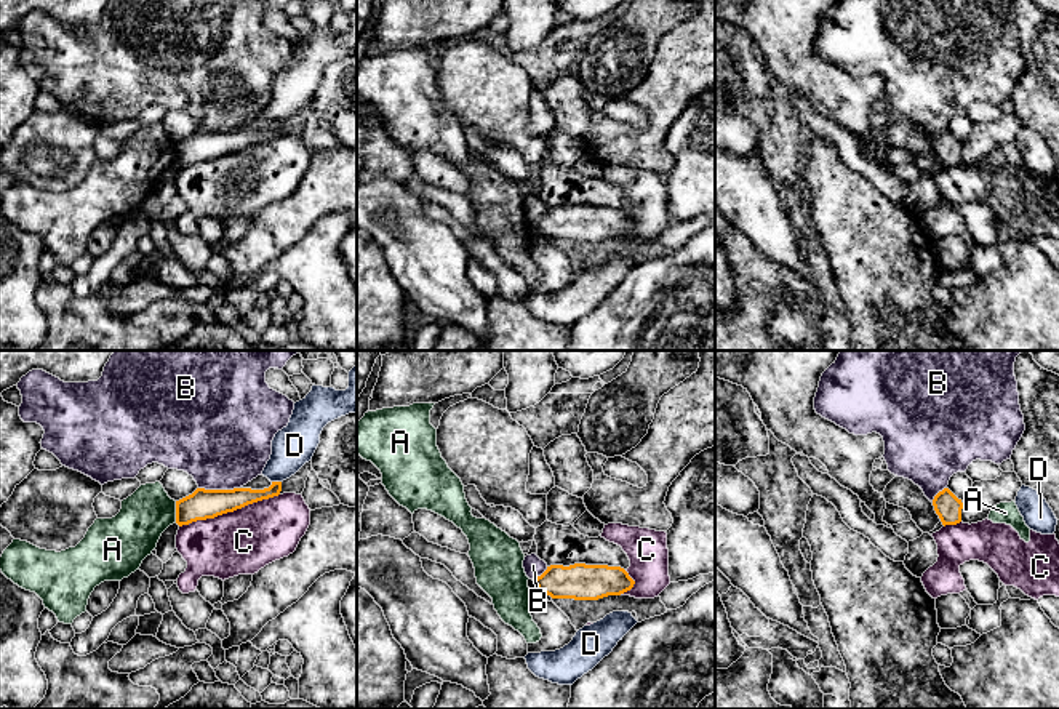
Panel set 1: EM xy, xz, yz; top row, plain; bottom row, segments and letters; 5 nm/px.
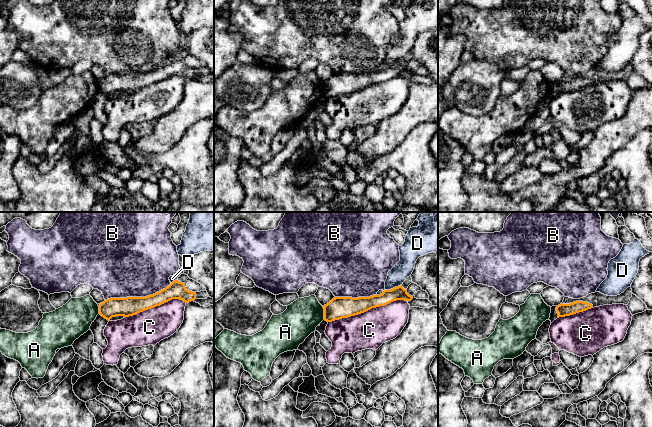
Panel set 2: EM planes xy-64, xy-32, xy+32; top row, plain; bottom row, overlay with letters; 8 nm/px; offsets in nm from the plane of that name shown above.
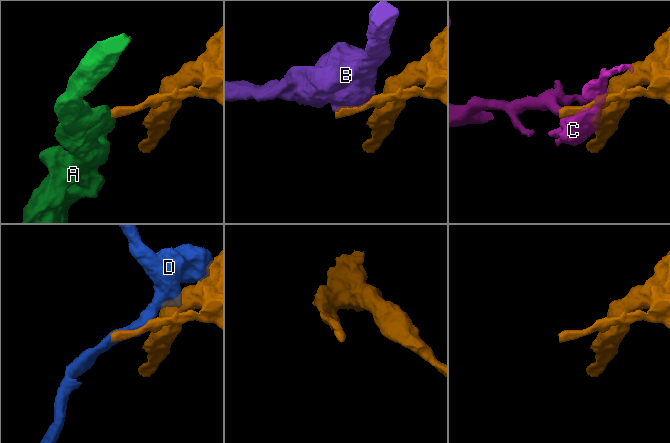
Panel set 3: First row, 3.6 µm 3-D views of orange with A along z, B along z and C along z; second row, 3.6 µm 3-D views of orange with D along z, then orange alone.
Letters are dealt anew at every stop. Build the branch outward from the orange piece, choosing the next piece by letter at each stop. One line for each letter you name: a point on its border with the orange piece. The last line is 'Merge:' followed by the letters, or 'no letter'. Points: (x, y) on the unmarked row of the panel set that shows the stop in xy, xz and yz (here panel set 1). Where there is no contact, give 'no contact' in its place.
Merge: no letter

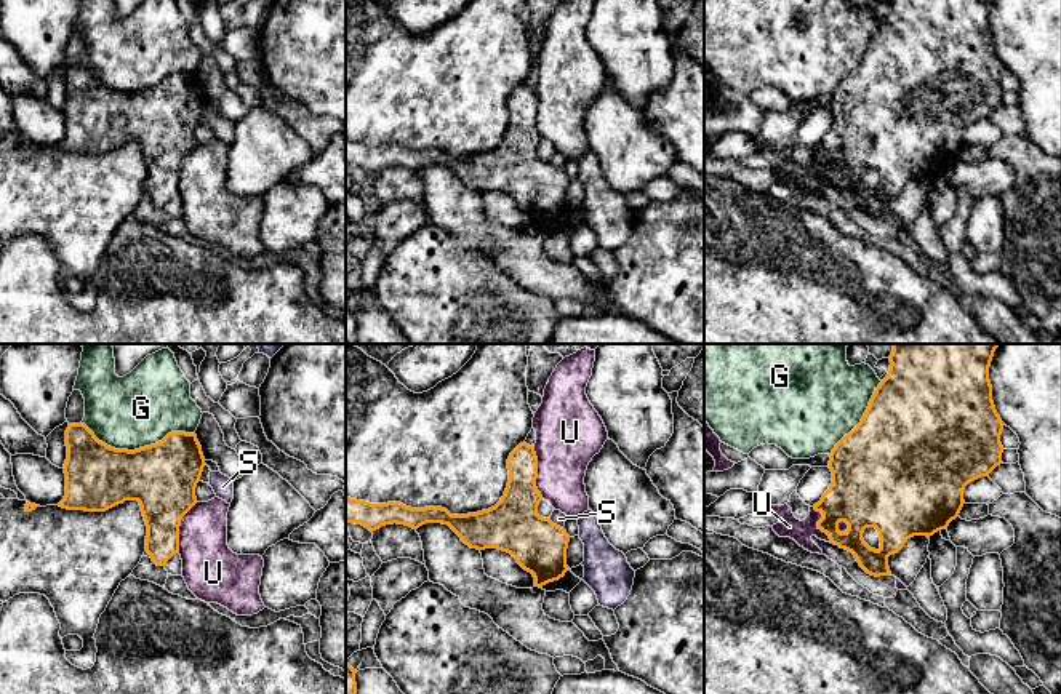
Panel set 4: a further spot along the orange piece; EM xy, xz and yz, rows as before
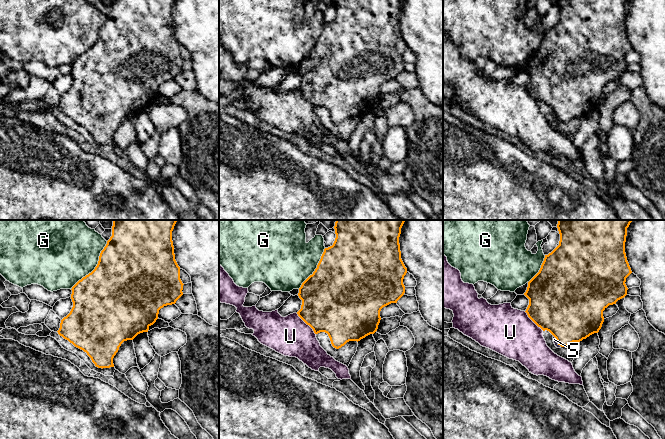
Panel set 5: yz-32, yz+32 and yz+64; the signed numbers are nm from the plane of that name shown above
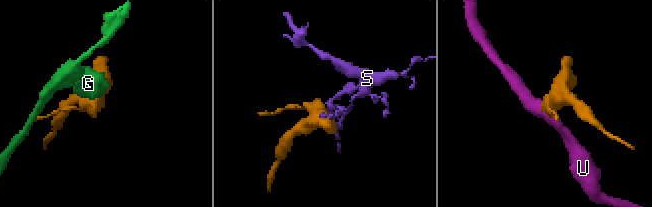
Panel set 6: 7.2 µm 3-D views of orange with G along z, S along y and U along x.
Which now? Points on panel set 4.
Merge: no letter

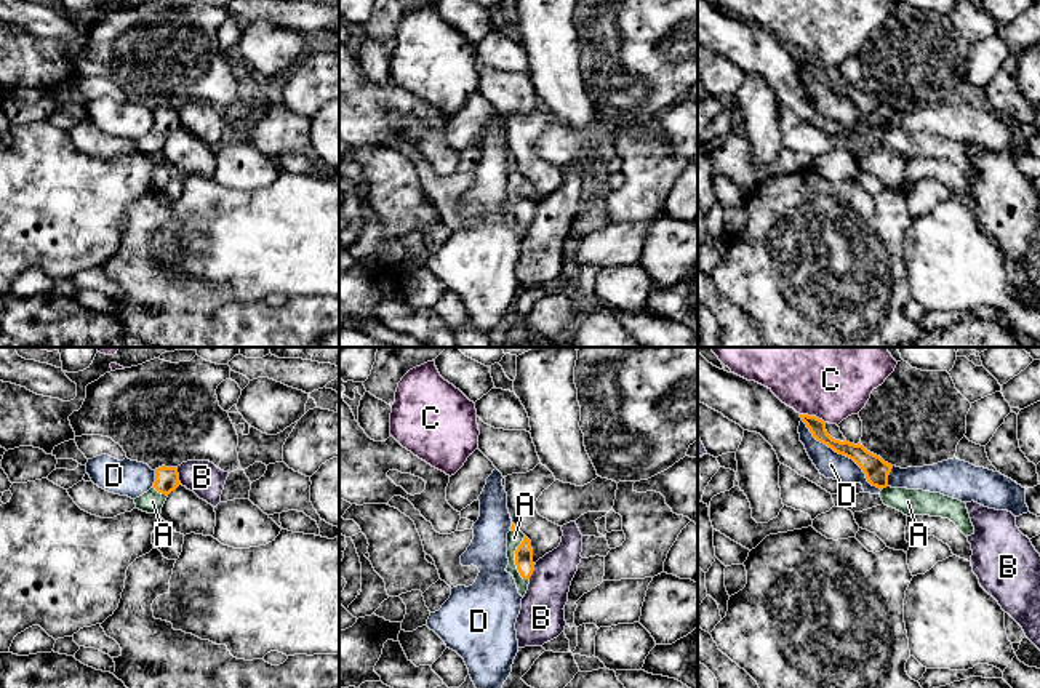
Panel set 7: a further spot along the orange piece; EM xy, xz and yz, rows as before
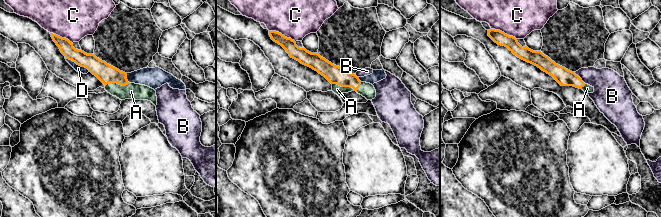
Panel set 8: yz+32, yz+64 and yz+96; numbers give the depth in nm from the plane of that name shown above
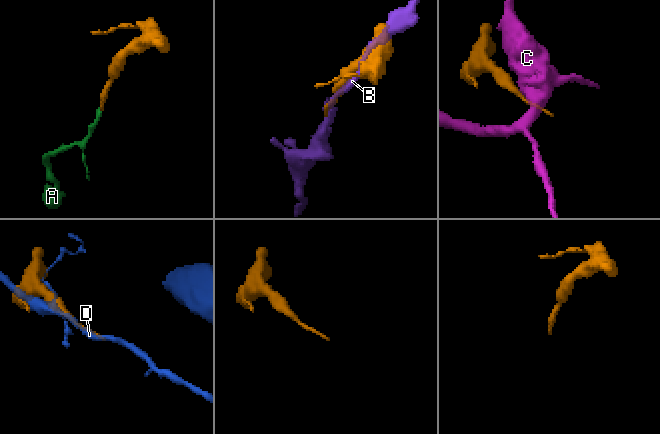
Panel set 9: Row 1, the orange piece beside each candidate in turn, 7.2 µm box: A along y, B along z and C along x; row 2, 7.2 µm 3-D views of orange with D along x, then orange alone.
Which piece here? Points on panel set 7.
A: xz (516, 202)
Merge: A

